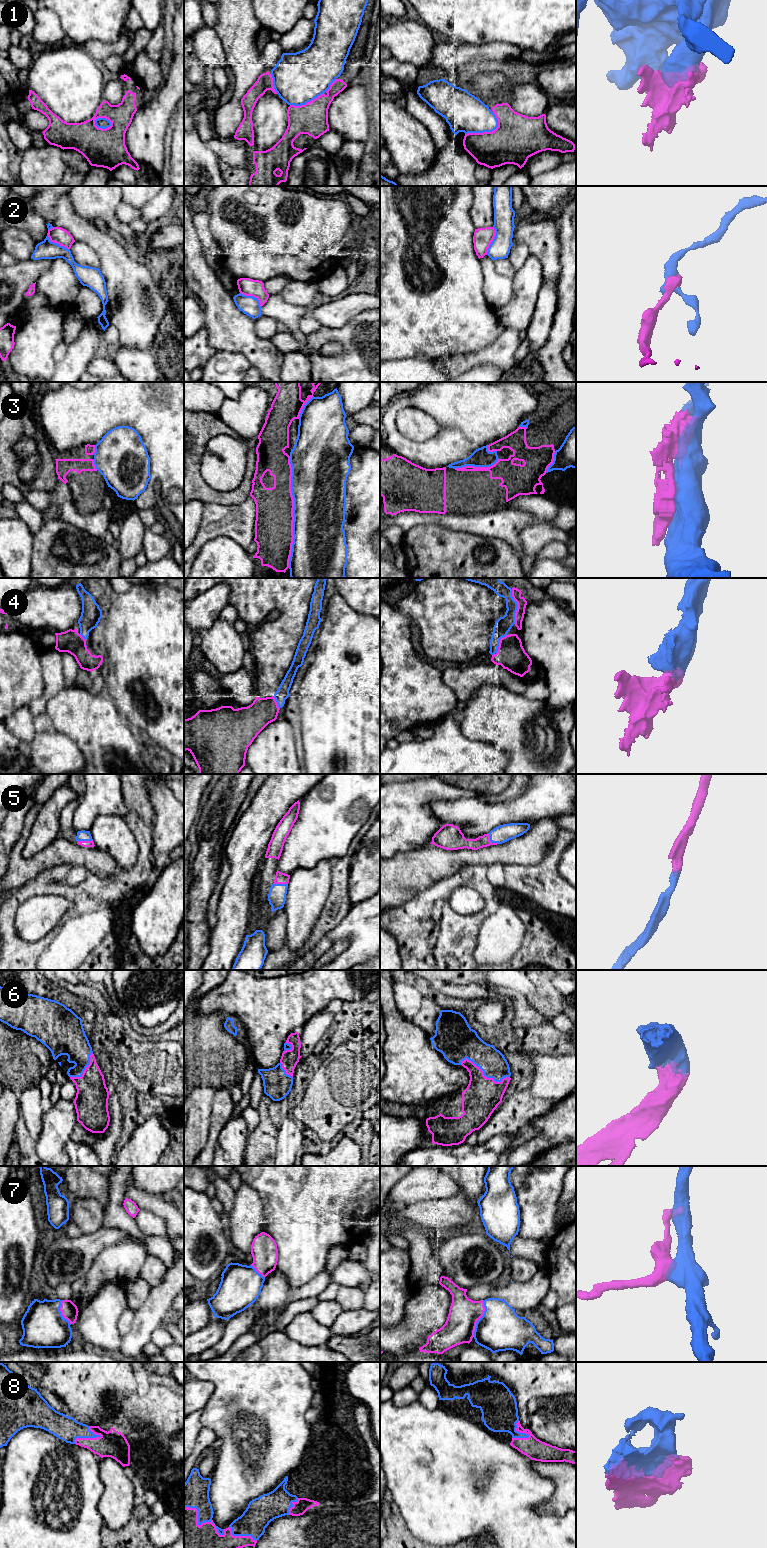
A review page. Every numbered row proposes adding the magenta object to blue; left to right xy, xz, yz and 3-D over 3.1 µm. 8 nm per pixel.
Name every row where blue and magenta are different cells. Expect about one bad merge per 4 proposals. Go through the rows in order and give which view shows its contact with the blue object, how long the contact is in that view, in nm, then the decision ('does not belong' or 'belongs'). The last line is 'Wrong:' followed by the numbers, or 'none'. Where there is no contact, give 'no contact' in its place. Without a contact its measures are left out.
1: contact in yz; length 300 nm; does not belong
2: contact in yz; length 240 nm; does not belong
3: contact in xz; length 900 nm; does not belong
4: contact in yz; length 280 nm; belongs
5: contact in xy; length 130 nm; belongs
6: contact in yz; length 420 nm; belongs
7: contact in yz; length 300 nm; belongs
8: contact in xz; length 400 nm; belongs
Wrong: 1, 2, 3

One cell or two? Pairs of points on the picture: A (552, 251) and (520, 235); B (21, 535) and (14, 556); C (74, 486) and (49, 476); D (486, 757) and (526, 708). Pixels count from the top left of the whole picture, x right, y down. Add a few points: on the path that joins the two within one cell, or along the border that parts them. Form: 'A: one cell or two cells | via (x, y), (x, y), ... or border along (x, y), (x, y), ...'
A: one cell | via (544, 246), (533, 235), (528, 235)
B: one cell | via (16, 540), (14, 542), (14, 551)
C: two cells | border along (54, 455), (55, 472), (58, 478)
D: two cells | border along (471, 740), (493, 744), (509, 756), (508, 763)

